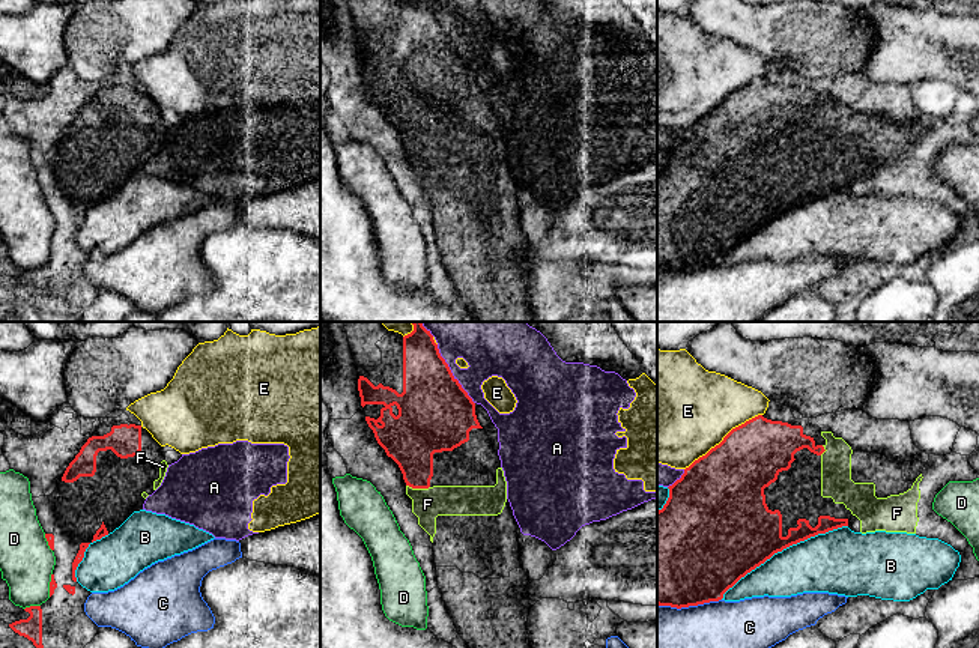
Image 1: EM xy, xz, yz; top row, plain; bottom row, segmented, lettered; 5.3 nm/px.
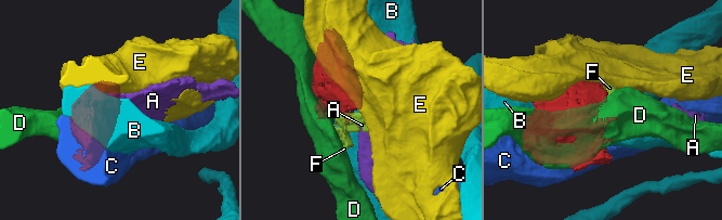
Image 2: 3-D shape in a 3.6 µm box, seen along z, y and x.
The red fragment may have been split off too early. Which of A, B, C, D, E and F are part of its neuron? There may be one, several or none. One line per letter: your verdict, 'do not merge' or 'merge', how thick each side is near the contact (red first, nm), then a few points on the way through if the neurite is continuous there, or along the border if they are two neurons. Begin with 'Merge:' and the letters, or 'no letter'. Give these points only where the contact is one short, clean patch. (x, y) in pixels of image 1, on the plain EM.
Merge: F
A: do not merge | 400/220 nm
B: do not merge | 400/320 nm
C: do not merge | 500/480 nm
D: do not merge | 110/280 nm
E: do not merge | 400/480 nm
F: merge | 280/170 nm

